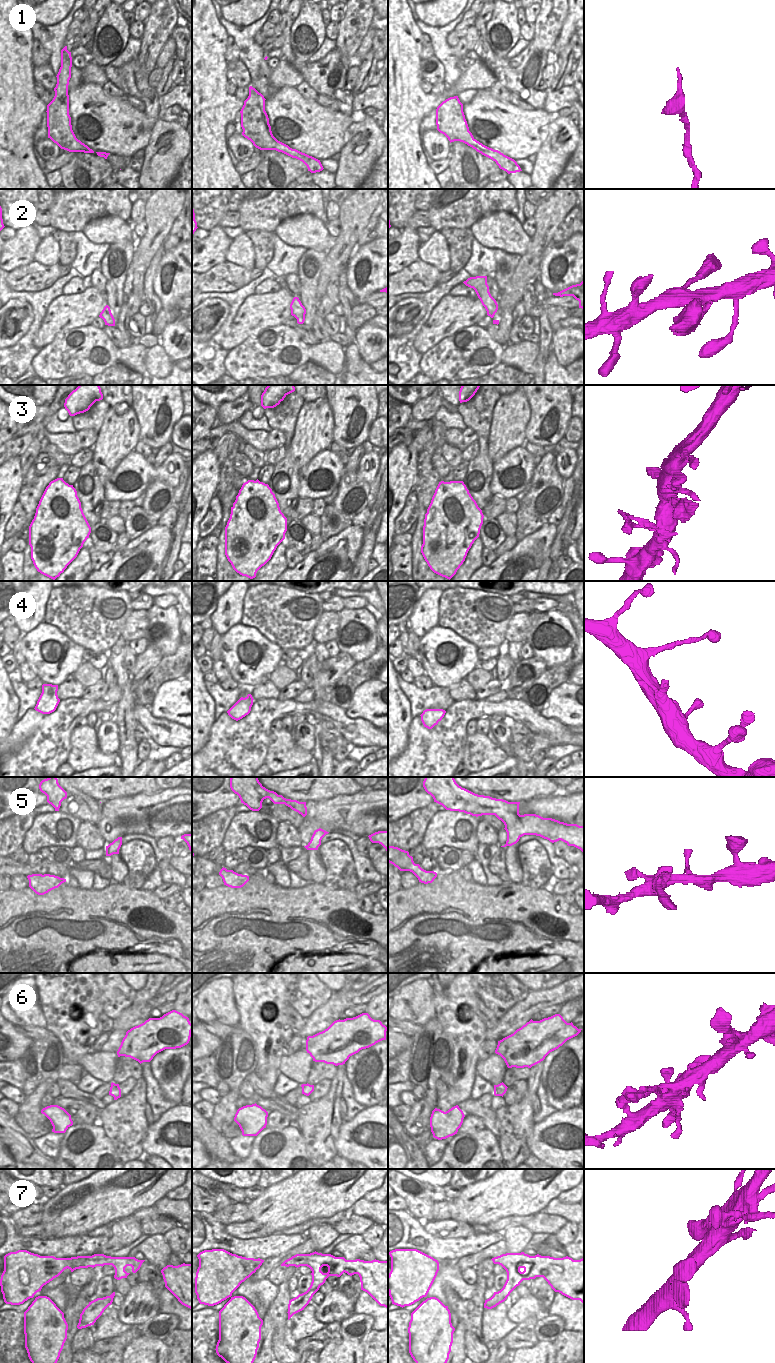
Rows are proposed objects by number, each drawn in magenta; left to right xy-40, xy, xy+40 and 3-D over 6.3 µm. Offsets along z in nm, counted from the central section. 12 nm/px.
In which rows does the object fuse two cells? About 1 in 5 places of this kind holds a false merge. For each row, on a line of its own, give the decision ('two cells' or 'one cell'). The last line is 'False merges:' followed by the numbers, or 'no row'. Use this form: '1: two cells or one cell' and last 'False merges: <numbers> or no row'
1: one cell
2: one cell
3: two cells
4: one cell
5: one cell
6: one cell
7: one cell
False merges: 3

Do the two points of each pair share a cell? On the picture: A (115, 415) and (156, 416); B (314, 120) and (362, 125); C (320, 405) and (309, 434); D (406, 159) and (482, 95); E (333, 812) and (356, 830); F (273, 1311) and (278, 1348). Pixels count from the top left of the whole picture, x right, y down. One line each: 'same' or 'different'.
A: different
B: different
C: same
D: different
E: same
F: same

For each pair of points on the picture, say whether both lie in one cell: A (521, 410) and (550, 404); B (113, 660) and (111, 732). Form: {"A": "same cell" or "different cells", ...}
{"A": "different cells", "B": "different cells"}

